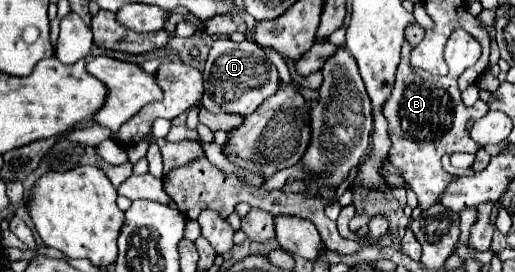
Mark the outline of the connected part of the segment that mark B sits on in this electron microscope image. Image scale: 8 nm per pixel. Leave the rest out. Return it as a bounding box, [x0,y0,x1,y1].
[384,40,488,210]

